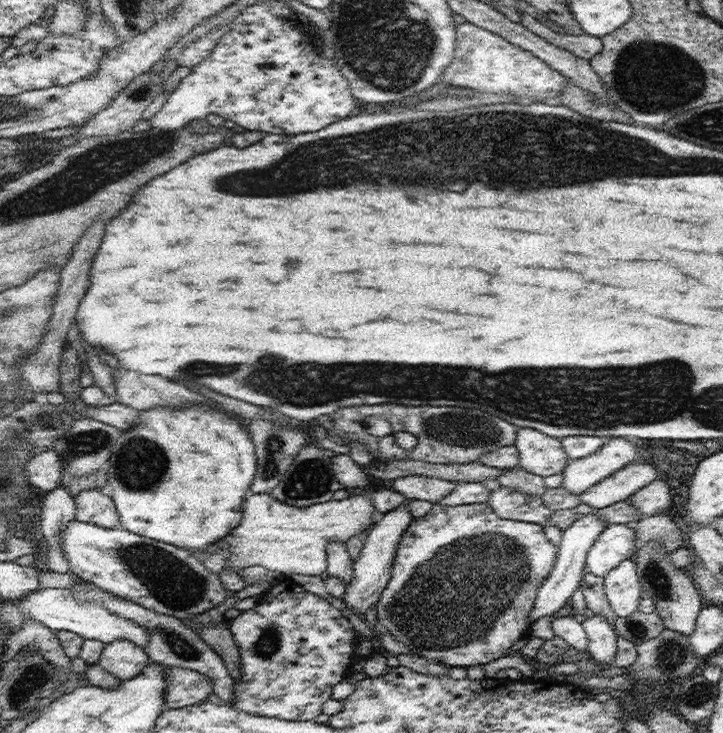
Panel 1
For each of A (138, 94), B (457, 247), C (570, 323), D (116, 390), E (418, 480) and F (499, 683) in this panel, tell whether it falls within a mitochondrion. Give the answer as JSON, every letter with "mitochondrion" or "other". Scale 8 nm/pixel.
{"A":"mitochondrion","B":"other","C":"other","D":"other","E":"other","F":"other"}

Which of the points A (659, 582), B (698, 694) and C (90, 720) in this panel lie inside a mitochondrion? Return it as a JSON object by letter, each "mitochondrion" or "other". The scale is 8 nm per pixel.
{"A":"mitochondrion","B":"mitochondrion","C":"other"}

